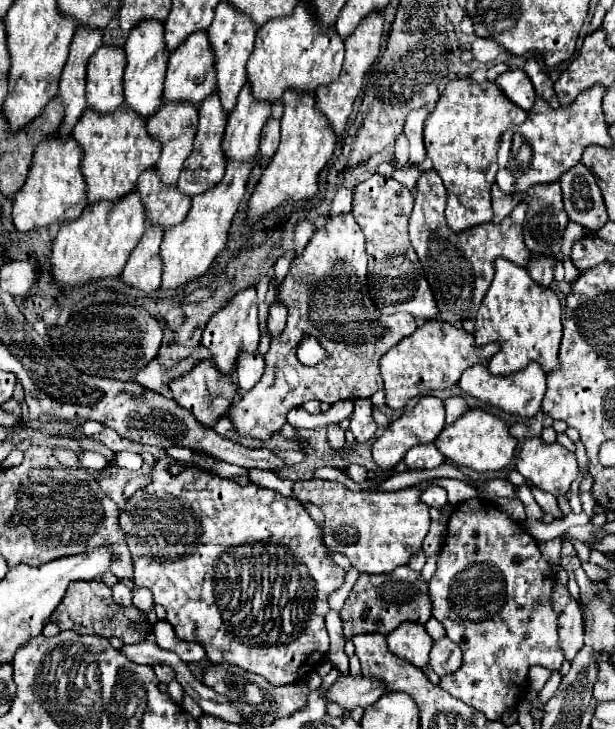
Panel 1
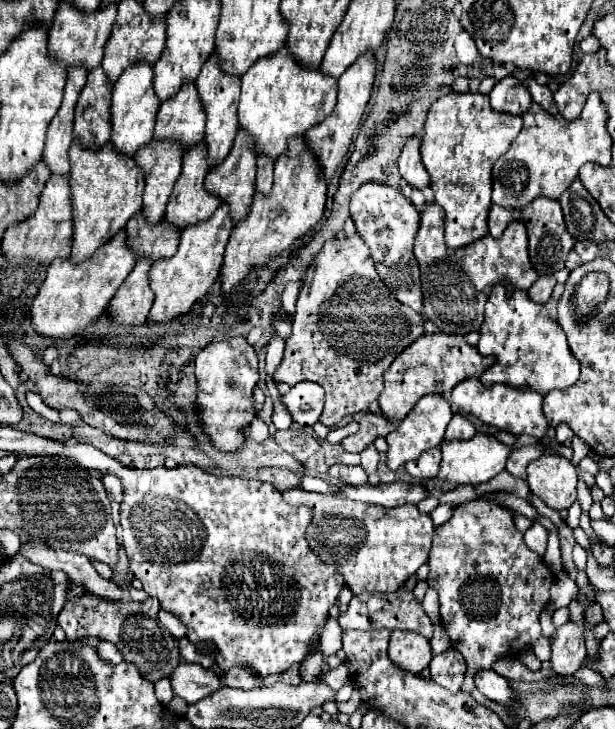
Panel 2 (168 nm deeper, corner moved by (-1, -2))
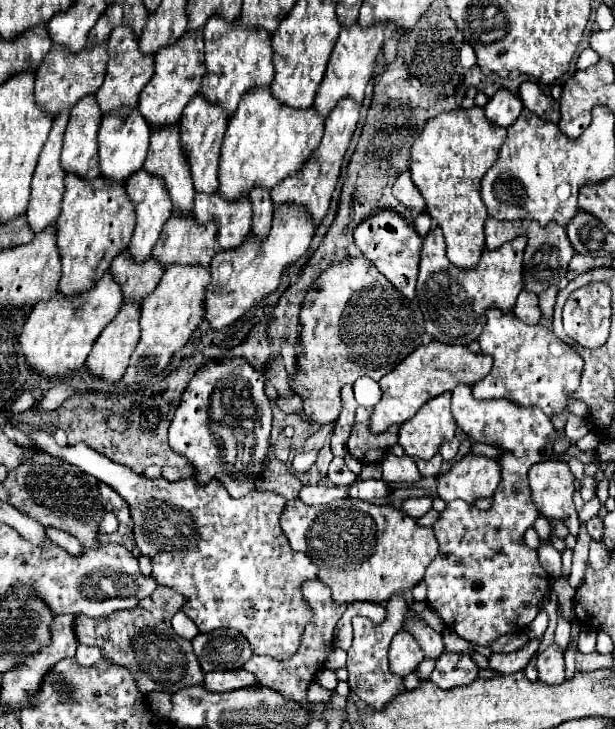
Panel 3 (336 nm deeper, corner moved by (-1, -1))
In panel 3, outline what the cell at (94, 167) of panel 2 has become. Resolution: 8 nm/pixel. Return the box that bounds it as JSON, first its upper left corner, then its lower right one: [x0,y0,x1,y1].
[55,175,135,295]

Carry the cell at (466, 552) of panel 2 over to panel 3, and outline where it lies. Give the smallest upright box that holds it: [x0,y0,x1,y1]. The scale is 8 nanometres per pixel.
[423,387,557,647]

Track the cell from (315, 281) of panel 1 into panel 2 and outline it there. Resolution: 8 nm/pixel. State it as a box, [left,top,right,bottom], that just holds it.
[273,234,423,426]

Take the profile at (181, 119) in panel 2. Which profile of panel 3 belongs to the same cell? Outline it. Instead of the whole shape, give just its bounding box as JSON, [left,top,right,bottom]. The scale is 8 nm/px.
[143,125,195,215]

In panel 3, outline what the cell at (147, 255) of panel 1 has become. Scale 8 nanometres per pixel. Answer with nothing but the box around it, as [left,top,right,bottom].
[85,303,141,385]

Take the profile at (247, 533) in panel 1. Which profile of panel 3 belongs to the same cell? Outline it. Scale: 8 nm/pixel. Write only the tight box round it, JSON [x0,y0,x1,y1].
[31,431,317,659]

